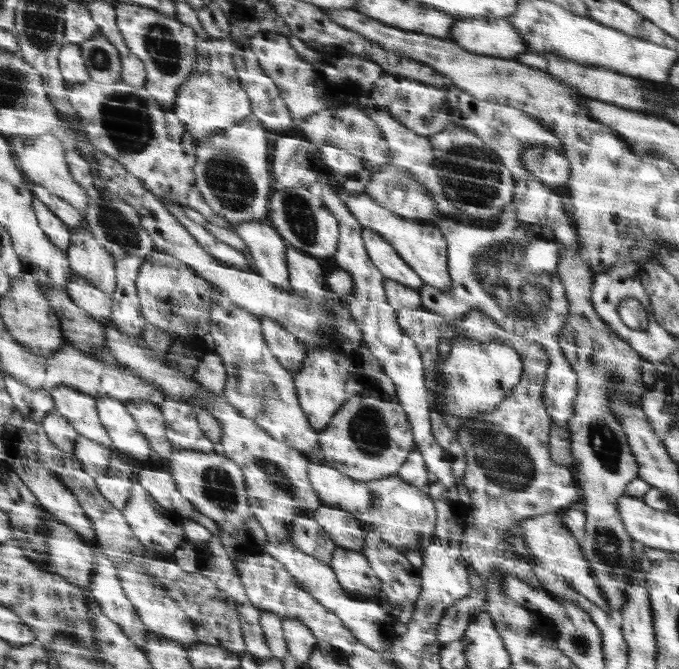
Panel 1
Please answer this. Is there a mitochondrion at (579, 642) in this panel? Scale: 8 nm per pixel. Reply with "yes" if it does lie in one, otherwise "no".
yes

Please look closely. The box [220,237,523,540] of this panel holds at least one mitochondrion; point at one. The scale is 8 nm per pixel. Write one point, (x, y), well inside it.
(369, 433)

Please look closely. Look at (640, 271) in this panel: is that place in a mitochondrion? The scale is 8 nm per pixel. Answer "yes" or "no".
no

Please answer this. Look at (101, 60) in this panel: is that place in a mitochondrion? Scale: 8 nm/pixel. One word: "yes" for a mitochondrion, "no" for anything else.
yes

